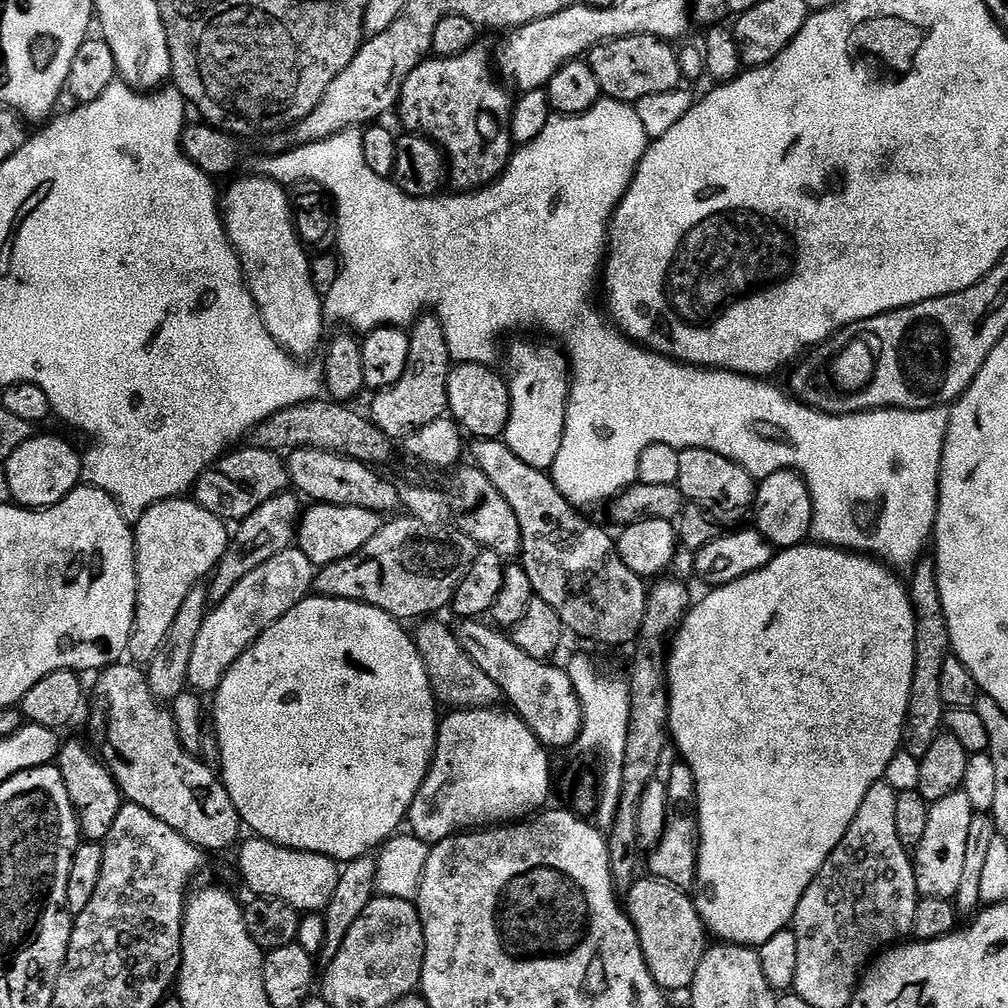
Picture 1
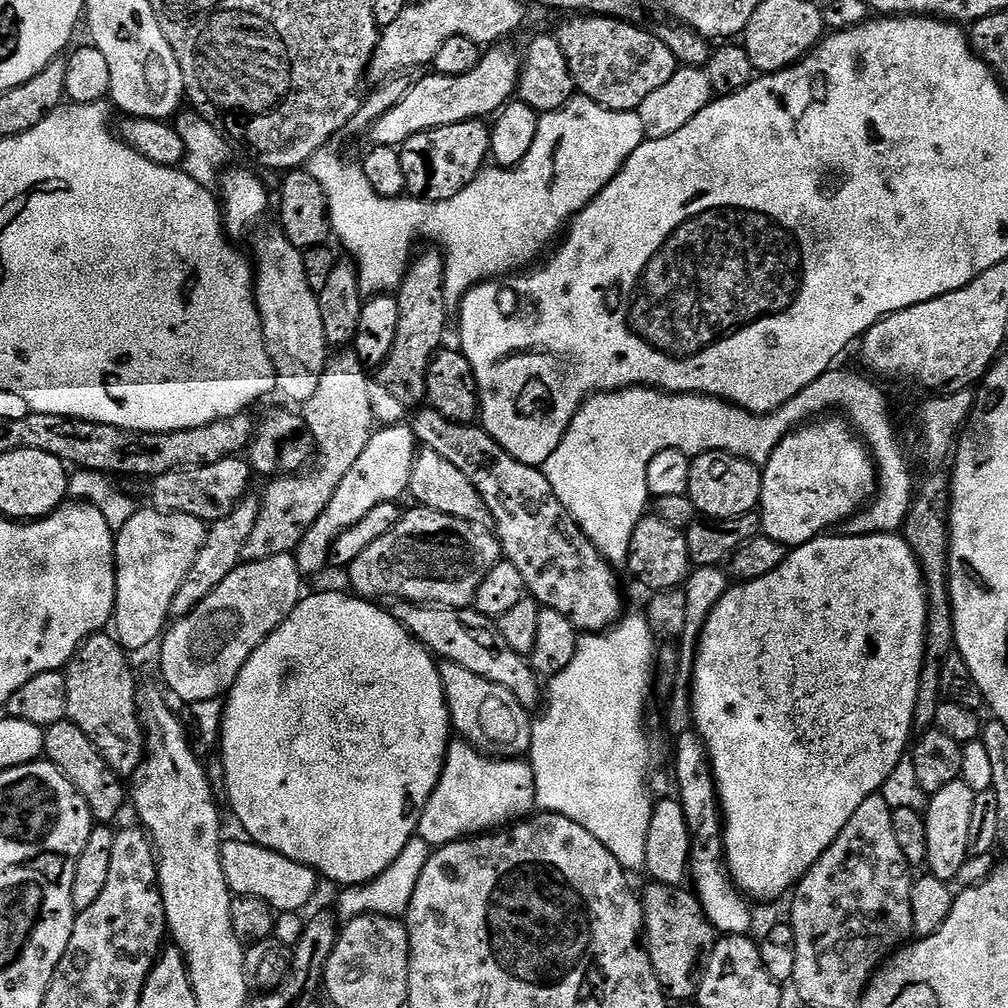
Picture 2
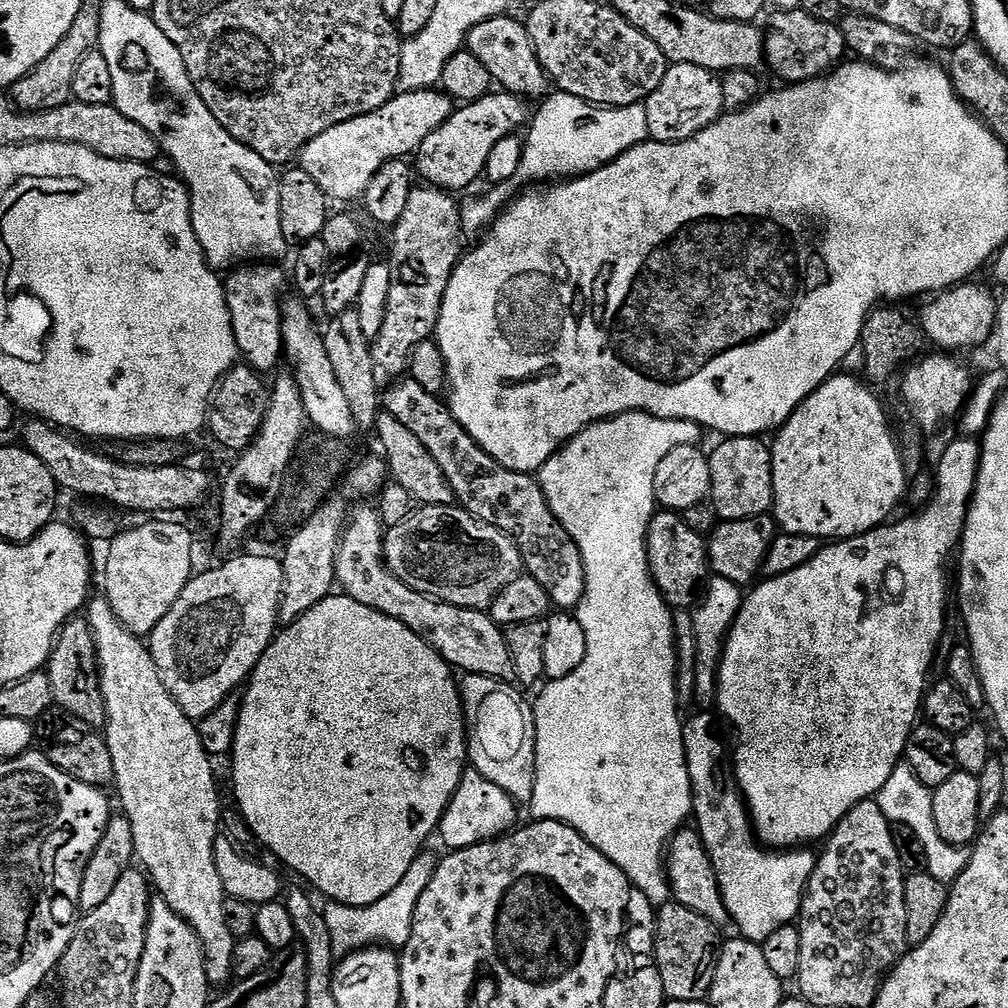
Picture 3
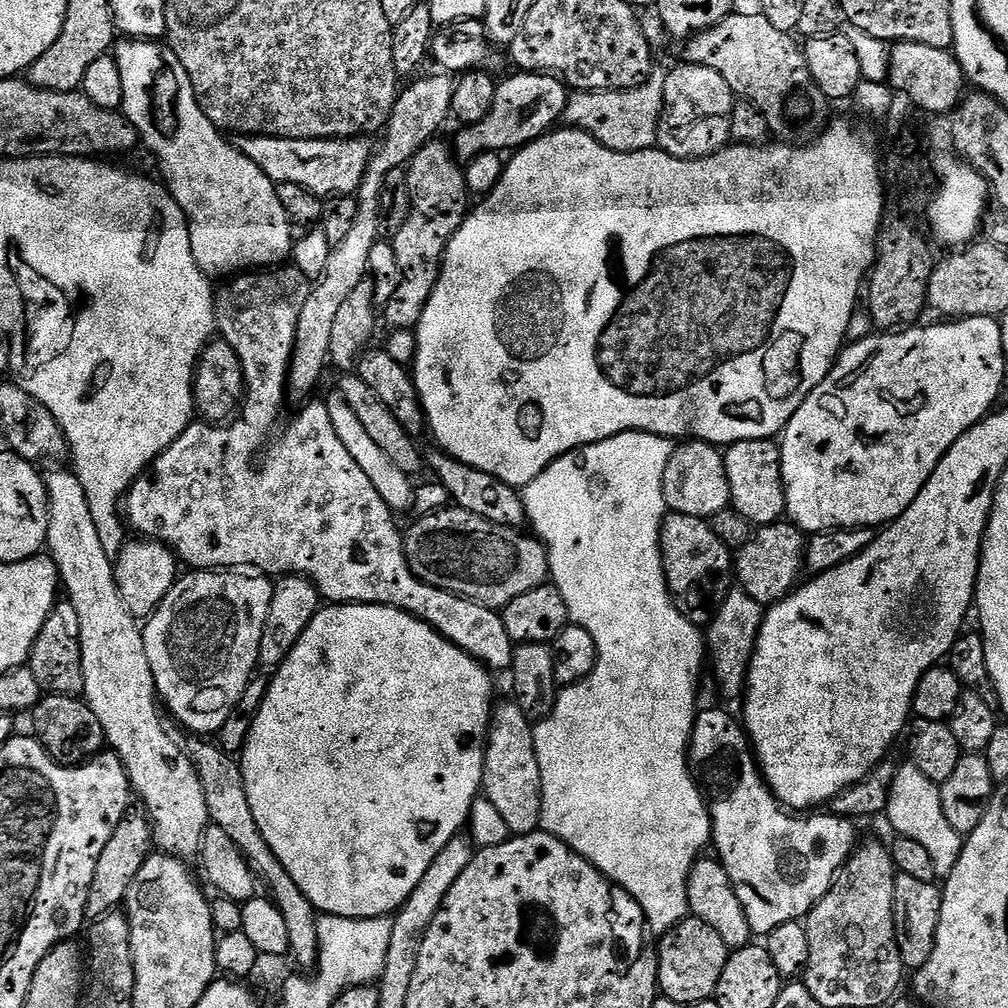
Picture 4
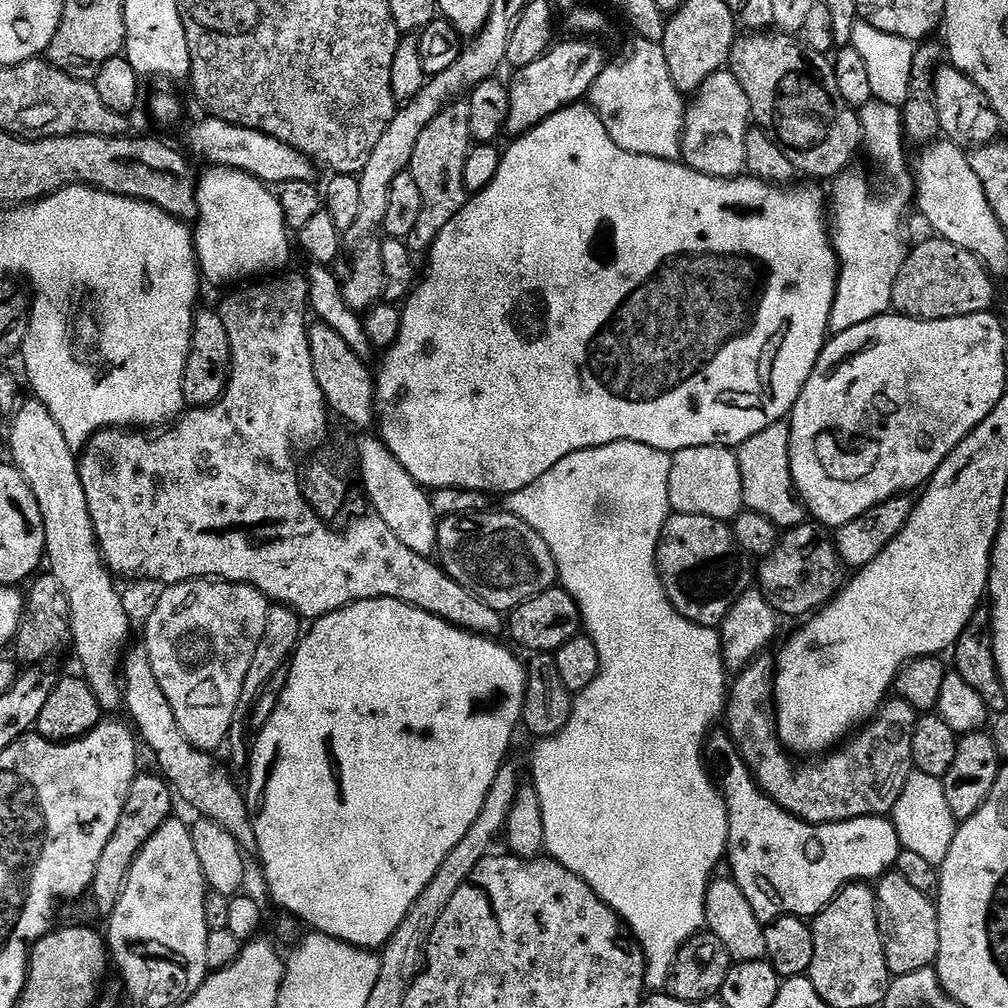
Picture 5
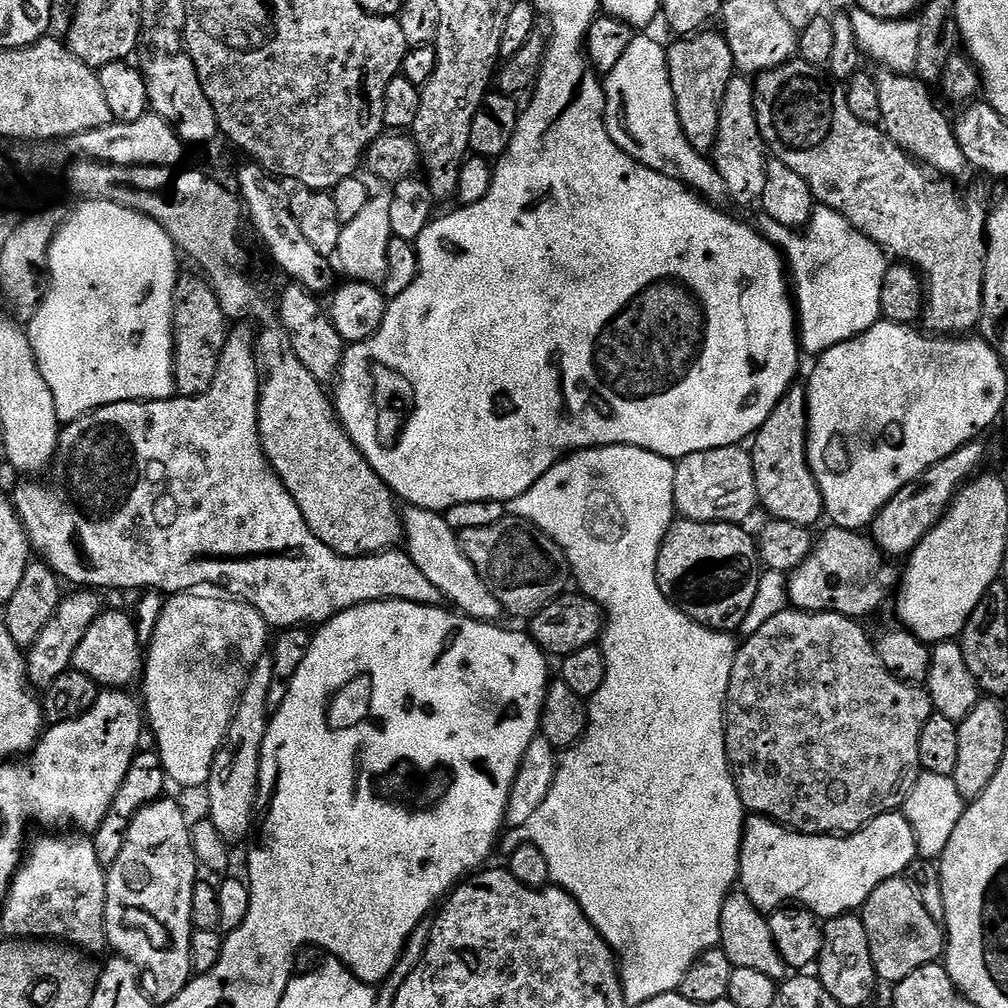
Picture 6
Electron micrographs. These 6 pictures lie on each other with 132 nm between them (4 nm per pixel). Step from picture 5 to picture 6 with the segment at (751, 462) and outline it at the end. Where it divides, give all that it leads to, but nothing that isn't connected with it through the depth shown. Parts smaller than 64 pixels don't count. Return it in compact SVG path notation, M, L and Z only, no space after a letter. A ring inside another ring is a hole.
M803 387L788 389L751 444L759 507L765 508L771 519L794 522L803 528L812 528L820 519L823 521L826 513L822 490L808 465L808 394Z

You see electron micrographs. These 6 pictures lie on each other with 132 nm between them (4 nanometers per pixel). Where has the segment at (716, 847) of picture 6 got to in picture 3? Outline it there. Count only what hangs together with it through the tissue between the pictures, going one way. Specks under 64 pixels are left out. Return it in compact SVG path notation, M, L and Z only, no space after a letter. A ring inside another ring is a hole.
M623 412L621 416L612 416L608 420L600 420L579 432L569 440L559 452L555 452L548 461L540 467L538 479L540 489L546 494L550 510L562 522L562 526L574 538L578 550L582 554L582 562L586 570L586 590L582 594L582 602L574 610L578 622L582 622L582 630L586 630L586 658L574 674L566 674L566 678L548 680L539 689L540 697L532 708L532 716L536 720L536 781L534 794L530 801L533 817L536 820L557 820L582 834L590 846L602 850L614 866L618 866L628 876L629 885L649 904L659 906L670 900L668 877L666 875L666 845L675 832L680 831L689 823L692 816L692 787L690 774L684 757L684 726L682 711L676 704L676 634L673 624L673 609L664 600L664 595L652 580L648 569L648 555L644 549L646 534L653 516L658 511L656 495L654 494L654 474L658 474L658 462L670 454L678 446L699 445L702 429L700 425L689 420L667 420L651 416L645 412Z

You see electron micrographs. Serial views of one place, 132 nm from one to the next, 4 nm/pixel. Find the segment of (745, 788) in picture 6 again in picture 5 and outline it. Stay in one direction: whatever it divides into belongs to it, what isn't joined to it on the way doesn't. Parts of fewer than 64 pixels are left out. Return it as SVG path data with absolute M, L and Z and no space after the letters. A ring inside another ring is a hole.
M768 654L757 656L741 672L735 673L733 682L726 692L726 720L728 716L727 735L738 746L746 766L752 772L757 786L767 794L782 810L790 815L805 820L808 824L830 824L838 820L853 820L863 816L887 817L898 802L906 782L914 771L912 751L914 750L914 730L918 713L911 708L907 700L889 698L880 707L879 712L863 725L849 739L835 750L812 758L809 764L796 764L780 740L780 733L776 731L774 715L774 660Z

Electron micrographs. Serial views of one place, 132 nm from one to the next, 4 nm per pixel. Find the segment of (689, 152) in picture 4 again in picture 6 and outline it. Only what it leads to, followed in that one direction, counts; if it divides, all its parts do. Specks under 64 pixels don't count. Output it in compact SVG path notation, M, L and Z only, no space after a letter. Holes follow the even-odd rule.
M733 75L722 102L718 118L718 138L714 149L714 163L722 182L726 182L729 197L733 201L741 200L748 204L759 201L762 190L766 190L766 166L769 157L766 155L764 139L758 130L756 117L756 94L754 84L747 75Z

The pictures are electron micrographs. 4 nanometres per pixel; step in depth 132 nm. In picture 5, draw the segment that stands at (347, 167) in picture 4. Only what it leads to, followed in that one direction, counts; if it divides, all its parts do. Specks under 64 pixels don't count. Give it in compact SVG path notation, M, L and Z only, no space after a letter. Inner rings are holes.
M216 116L203 118L188 132L187 151L193 157L201 156L208 160L209 165L218 168L233 168L239 172L250 174L269 186L279 186L286 182L315 181L317 169L313 161L301 152L296 152L289 144L278 142L278 138L270 138L270 134L250 130L246 126L231 124L220 120Z

